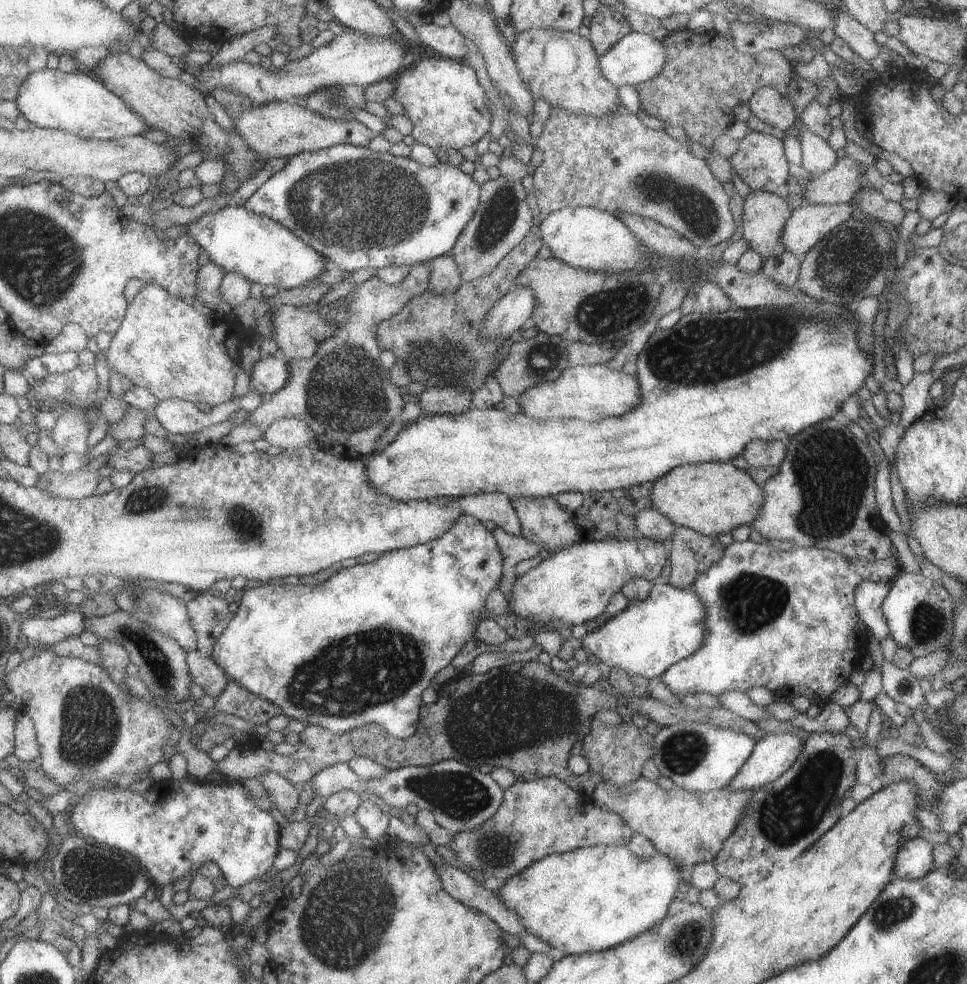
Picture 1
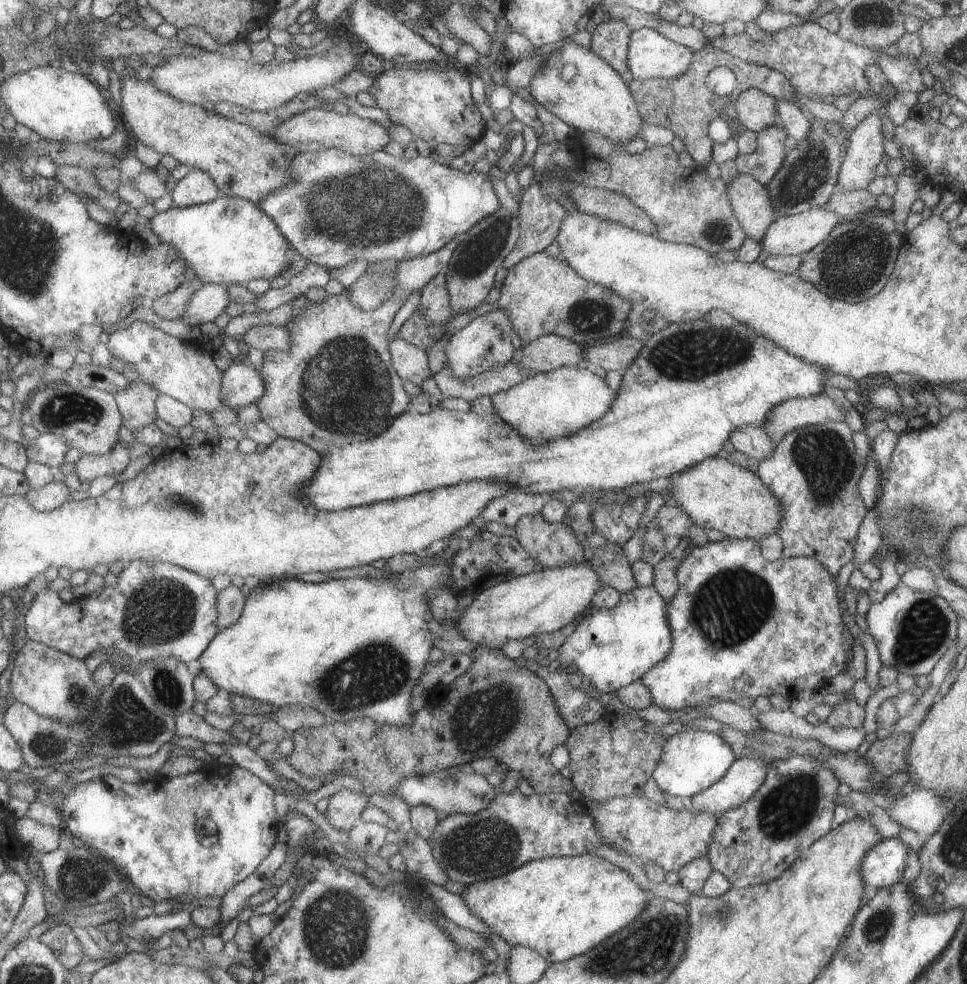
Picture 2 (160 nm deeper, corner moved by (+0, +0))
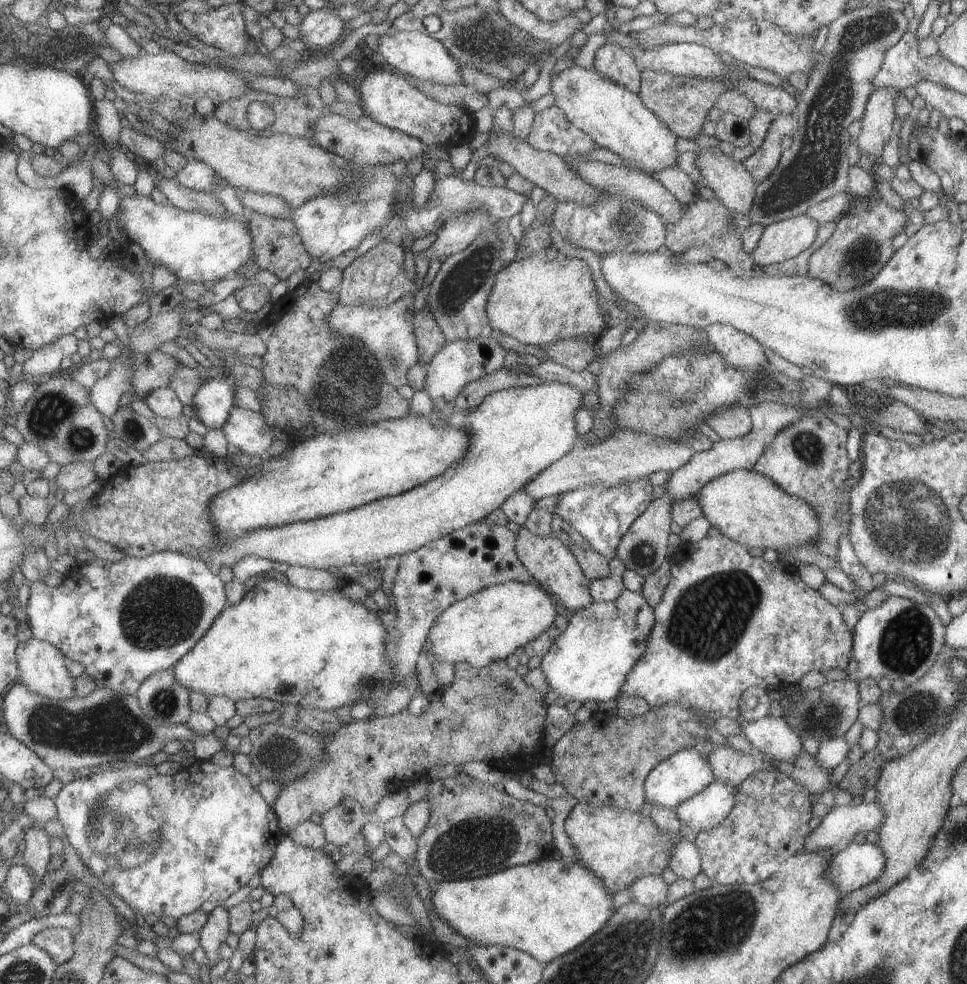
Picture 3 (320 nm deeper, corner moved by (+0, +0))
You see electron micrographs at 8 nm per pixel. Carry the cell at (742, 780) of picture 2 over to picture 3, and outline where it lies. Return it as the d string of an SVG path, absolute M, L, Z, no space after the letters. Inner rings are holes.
M712 781L698 794L683 800L673 809L677 820L695 832L718 826L735 804L735 786Z

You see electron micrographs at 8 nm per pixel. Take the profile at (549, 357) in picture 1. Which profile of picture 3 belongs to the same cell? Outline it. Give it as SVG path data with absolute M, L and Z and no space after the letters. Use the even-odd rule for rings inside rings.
M580 337L554 341L543 346L546 359L571 371L582 371L595 360L600 344L586 345Z

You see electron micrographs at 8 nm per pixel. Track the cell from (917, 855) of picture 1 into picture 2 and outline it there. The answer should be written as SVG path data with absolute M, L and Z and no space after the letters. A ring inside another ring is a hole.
M887 838L865 852L865 858L859 862L863 884L879 889L898 883L905 868L907 847L898 839Z

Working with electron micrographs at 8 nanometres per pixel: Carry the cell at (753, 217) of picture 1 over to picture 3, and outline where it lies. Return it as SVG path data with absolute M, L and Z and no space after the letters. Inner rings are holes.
M700 148L695 166L701 173L700 183L707 185L717 200L731 212L751 212L755 180L742 164L721 154L717 148Z

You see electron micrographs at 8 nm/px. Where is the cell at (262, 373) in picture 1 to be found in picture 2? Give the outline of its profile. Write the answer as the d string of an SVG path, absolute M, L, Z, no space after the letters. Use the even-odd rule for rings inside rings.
M234 362L225 371L224 384L225 405L235 412L258 403L267 392L267 382L261 370L243 362Z

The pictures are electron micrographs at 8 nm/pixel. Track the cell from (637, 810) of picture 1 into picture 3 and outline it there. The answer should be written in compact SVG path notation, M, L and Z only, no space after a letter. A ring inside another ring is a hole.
M578 802L571 808L563 822L563 830L577 854L575 861L601 878L605 890L613 895L637 878L663 874L669 864L669 850L679 842L677 834L661 832L653 820L639 814L637 809L620 810L613 806L592 806L585 802Z

